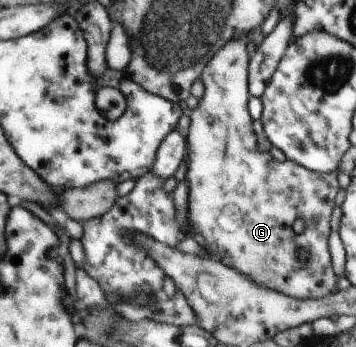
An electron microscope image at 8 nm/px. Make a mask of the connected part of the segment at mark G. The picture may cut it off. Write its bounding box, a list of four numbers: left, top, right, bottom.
[185,38,338,300]

